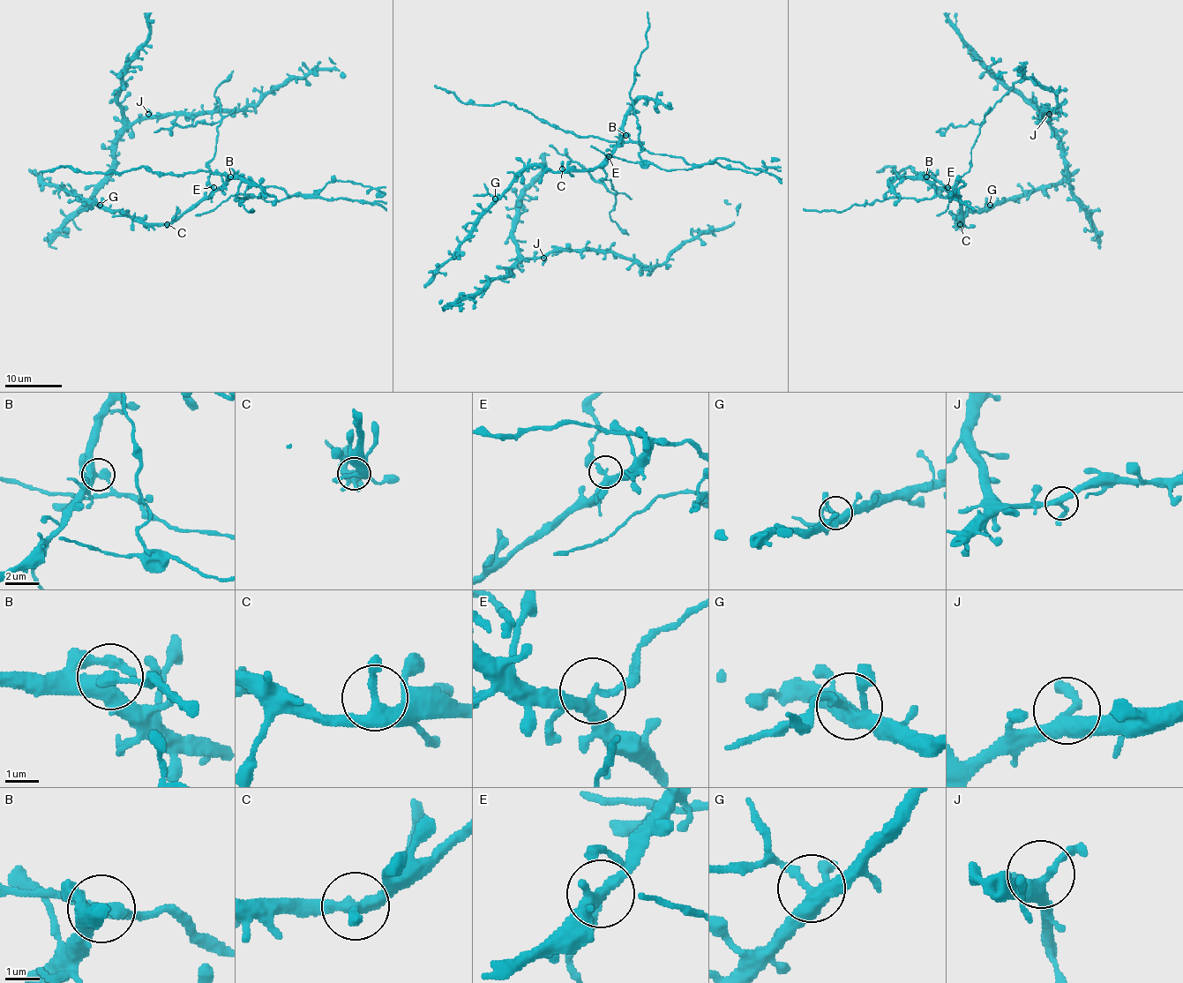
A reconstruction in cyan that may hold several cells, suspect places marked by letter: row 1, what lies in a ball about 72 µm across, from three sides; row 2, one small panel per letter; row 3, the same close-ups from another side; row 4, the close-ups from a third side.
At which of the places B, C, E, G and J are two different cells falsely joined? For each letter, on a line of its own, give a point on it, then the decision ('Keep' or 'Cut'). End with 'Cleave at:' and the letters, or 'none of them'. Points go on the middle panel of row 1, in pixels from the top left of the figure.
B: Place: (625, 135). Cut
C: Place: (562, 168). Keep
E: Place: (609, 156). Cut
G: Place: (495, 198). Cut
J: Place: (543, 258). Keep
Cleave at: B, E, G

